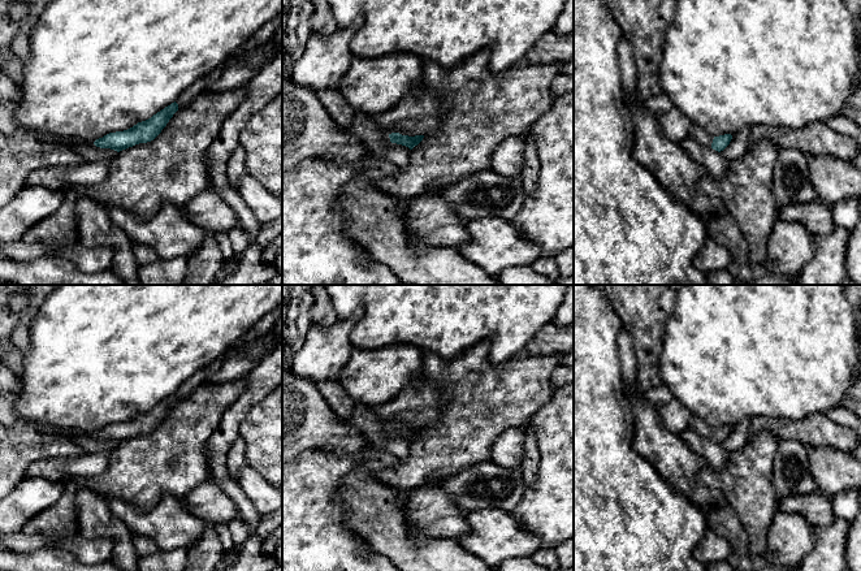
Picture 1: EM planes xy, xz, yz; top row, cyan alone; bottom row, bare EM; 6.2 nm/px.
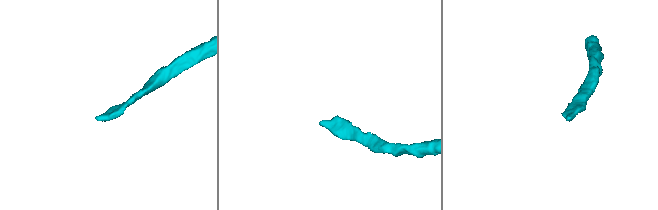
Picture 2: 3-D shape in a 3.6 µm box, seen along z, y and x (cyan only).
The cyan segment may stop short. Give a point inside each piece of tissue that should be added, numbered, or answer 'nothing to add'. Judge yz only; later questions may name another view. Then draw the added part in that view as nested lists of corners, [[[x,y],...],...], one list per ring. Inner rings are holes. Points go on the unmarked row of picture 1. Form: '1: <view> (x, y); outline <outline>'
1: yz (696, 424); outline [[[695,415],[691,416],[688,421],[688,428],[705,438],[711,438],[714,431],[714,428],[711,428],[701,418]]]

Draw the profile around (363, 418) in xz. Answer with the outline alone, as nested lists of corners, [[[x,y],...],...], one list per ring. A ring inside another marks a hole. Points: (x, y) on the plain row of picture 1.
[[[355,401],[347,423],[362,432],[372,447],[390,453],[399,462],[408,458],[410,440],[391,434],[389,425],[381,425],[373,407]]]

